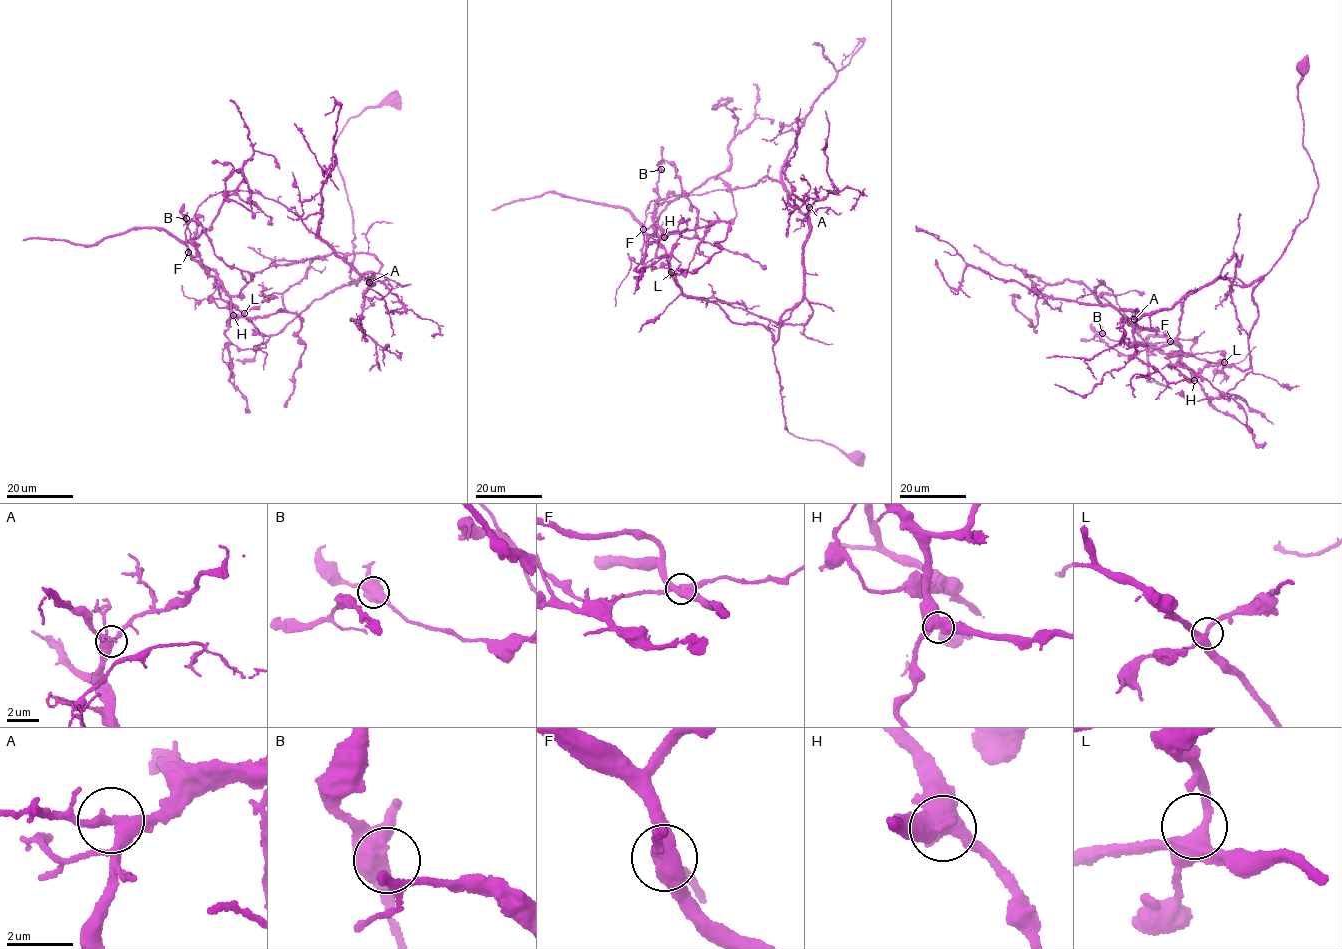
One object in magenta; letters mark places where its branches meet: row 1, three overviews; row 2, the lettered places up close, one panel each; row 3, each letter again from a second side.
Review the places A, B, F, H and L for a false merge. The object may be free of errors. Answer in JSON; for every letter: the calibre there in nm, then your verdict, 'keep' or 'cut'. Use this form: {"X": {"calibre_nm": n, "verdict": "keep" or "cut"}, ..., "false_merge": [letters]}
{"A": {"calibre_nm": 380, "verdict": "keep"}, "B": {"calibre_nm": 550, "verdict": "keep"}, "F": {"calibre_nm": 480, "verdict": "cut"}, "H": {"calibre_nm": 480, "verdict": "keep"}, "L": {"calibre_nm": 400, "verdict": "keep"}, "false_merge": ["F"]}

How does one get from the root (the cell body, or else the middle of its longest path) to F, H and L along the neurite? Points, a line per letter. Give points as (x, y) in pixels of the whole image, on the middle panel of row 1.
F: (858, 459), (786, 430), (772, 333), (686, 296), (667, 258), (655, 256), (662, 236), (644, 229)
H: (858, 459), (786, 430), (772, 333), (686, 296), (664, 248), (650, 236), (661, 229), (664, 237)
L: (858, 459), (786, 430), (772, 333), (759, 323), (737, 324), (717, 304), (686, 296), (671, 272)

